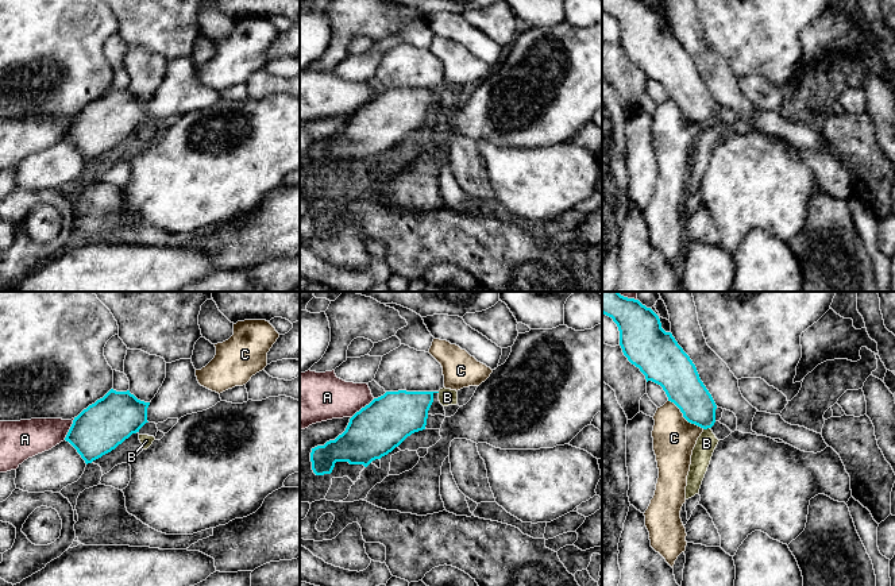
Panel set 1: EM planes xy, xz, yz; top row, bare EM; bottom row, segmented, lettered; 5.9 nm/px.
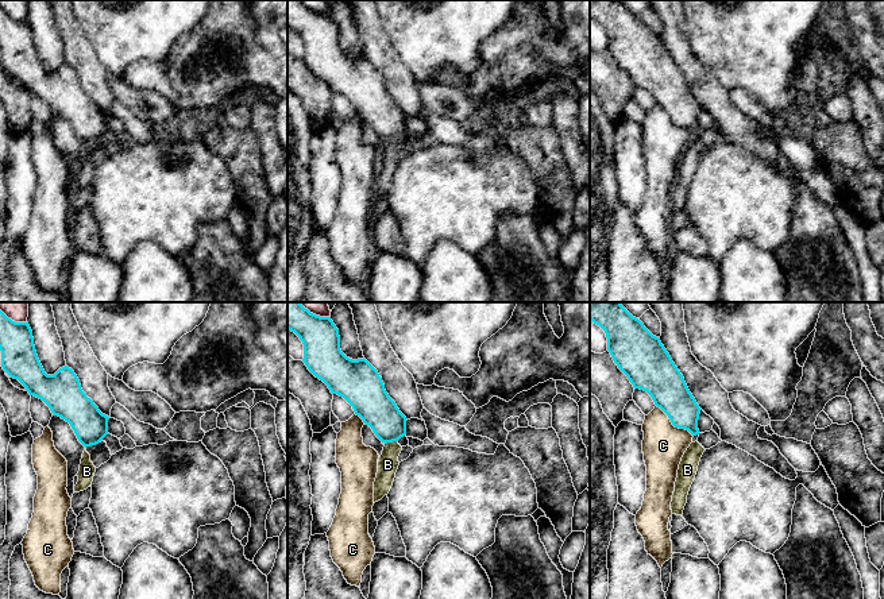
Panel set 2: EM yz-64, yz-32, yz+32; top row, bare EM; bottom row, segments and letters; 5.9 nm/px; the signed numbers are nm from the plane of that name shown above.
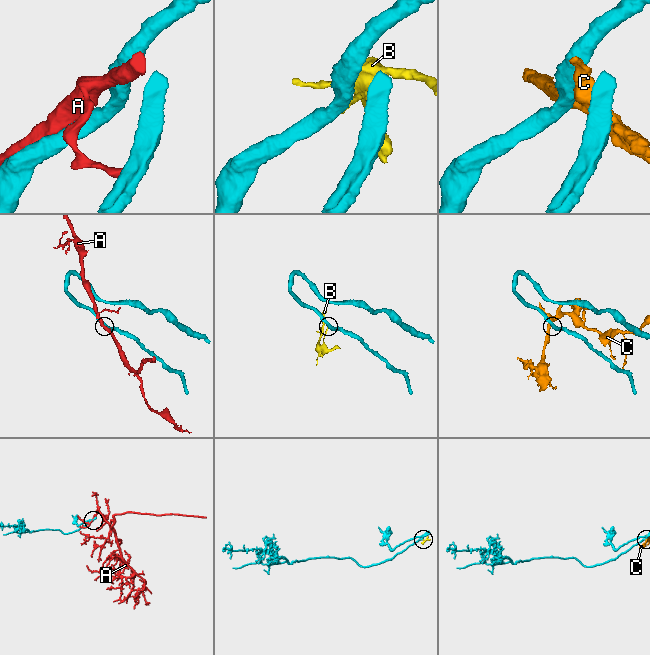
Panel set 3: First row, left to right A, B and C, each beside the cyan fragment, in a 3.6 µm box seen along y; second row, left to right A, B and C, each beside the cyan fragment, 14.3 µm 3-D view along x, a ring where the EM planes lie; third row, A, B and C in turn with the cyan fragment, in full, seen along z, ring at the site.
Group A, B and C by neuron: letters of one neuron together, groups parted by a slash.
A / B / C

